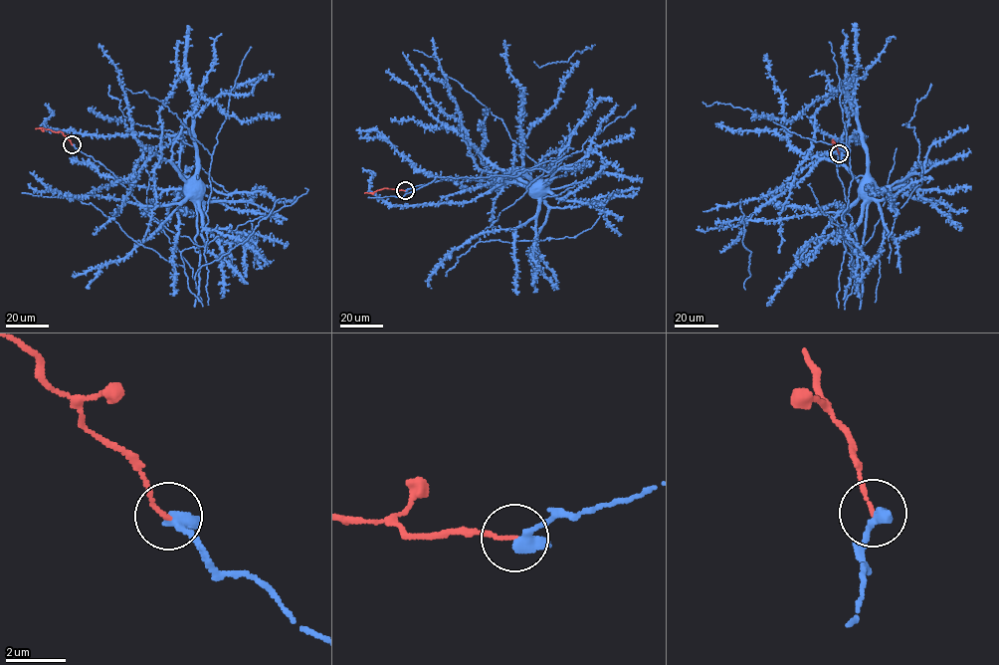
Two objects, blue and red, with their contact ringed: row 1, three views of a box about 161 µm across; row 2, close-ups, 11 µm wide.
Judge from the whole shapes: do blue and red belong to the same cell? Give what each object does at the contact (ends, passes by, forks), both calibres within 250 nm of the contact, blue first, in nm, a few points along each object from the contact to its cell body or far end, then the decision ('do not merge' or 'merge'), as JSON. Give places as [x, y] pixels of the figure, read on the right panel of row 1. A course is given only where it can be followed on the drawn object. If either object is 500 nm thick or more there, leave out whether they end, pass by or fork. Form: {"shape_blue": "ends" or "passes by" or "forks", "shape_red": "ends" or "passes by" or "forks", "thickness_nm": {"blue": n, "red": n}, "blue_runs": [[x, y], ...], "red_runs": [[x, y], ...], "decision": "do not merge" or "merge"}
{"shape_blue": "ends", "shape_red": "ends", "thickness_nm": {"blue": 480, "red": 120}, "blue_runs": [[839, 153], [837, 173], [849, 204], [847, 212], [862, 187]], "red_runs": [[839, 153], [832, 140]], "decision": "merge"}

